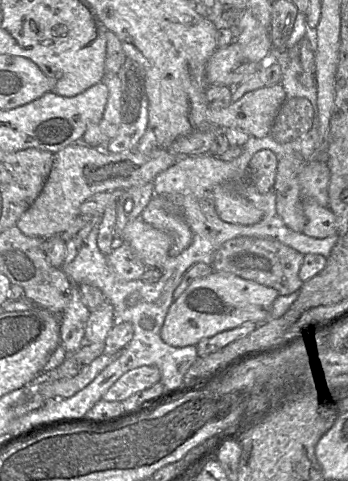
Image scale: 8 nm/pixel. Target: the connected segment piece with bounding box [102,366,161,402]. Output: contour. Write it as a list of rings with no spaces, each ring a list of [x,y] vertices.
[[[142,366],[123,374],[106,392],[102,400],[123,402],[132,395],[161,381],[161,371],[156,366]]]

